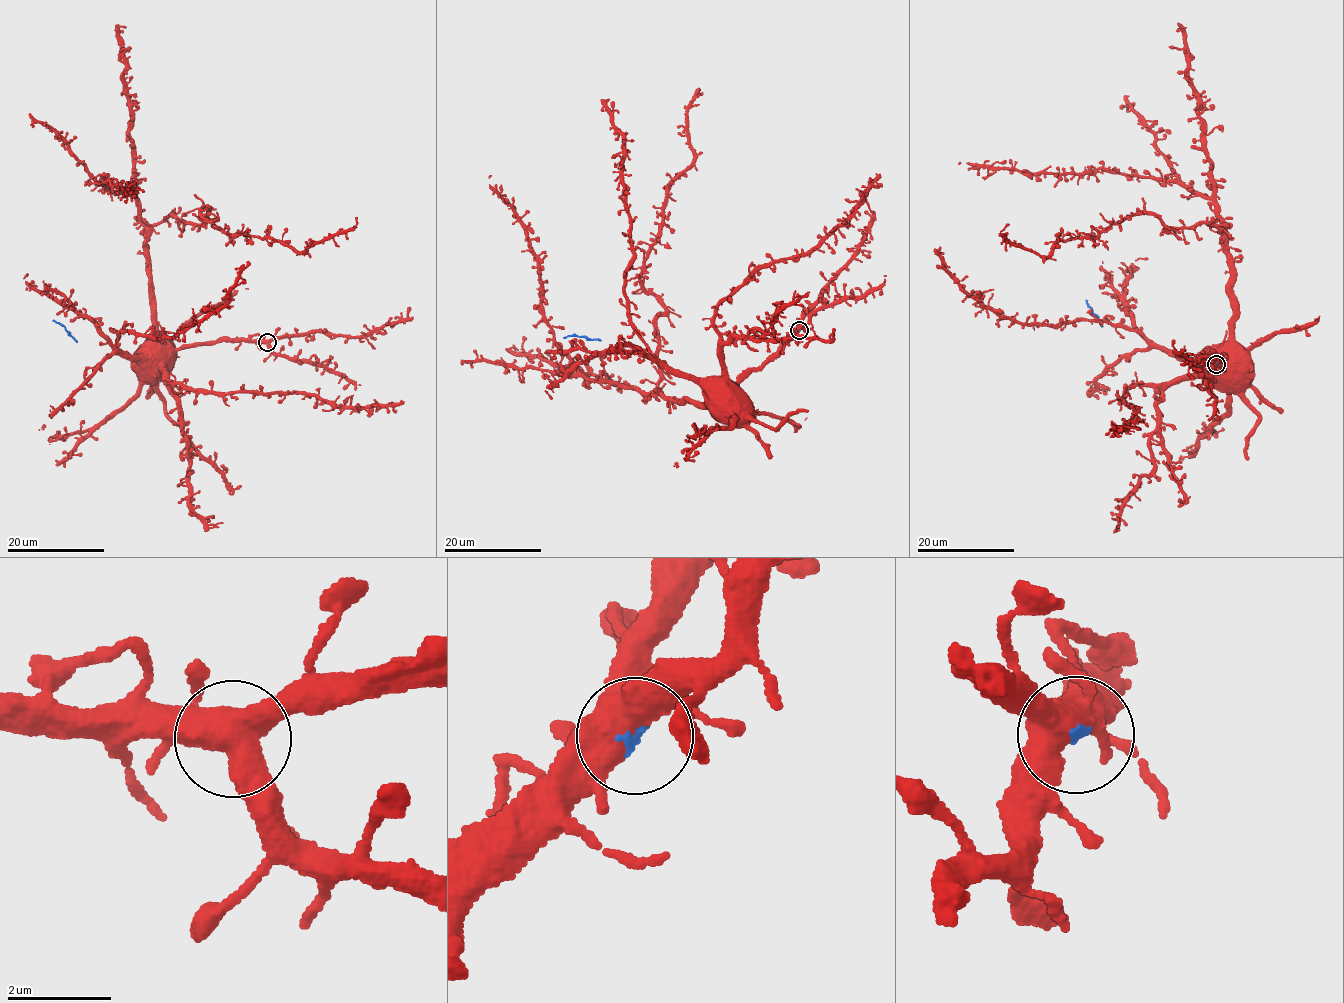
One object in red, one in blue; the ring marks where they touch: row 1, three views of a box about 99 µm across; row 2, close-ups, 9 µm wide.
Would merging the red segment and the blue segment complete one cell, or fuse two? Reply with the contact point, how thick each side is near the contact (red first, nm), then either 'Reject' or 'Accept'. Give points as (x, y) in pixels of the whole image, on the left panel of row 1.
Place: (267, 342). Thickness 480 nm (red) against 120 nm. Accept

